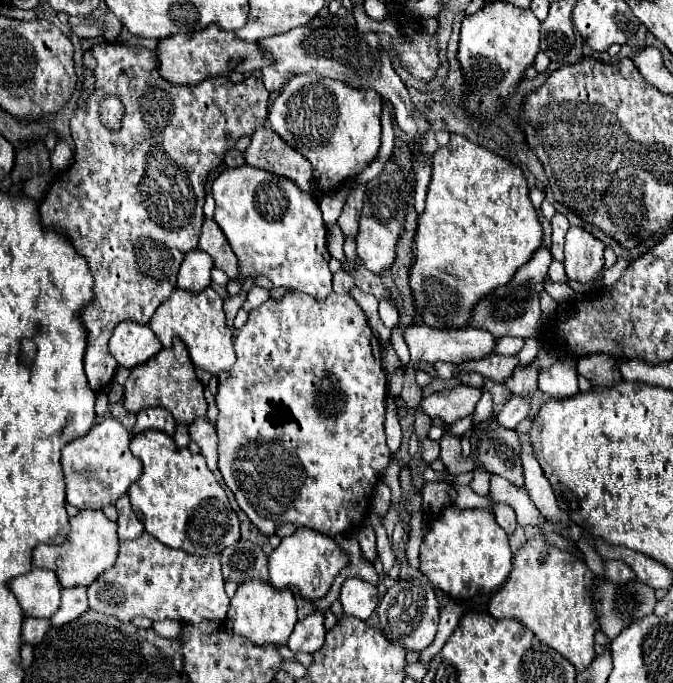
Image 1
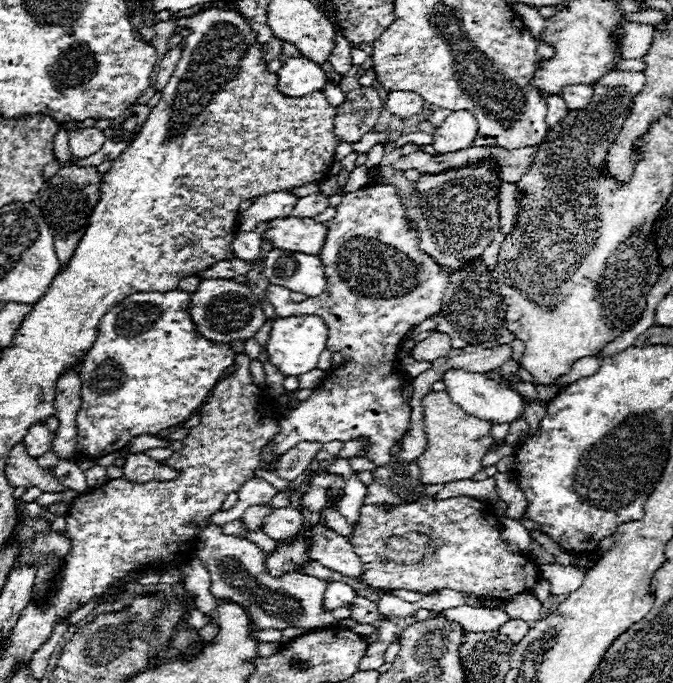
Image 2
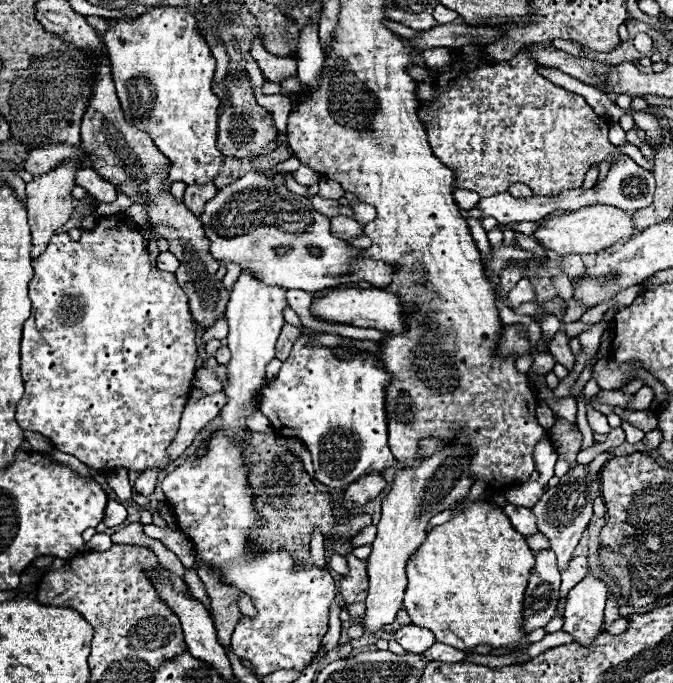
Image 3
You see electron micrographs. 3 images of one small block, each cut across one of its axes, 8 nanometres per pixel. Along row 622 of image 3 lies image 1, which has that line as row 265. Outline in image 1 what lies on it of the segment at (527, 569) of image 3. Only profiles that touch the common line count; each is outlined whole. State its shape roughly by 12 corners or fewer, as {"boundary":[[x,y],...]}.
{"boundary":[[434,152],[410,288],[462,328],[542,246],[518,166]]}

